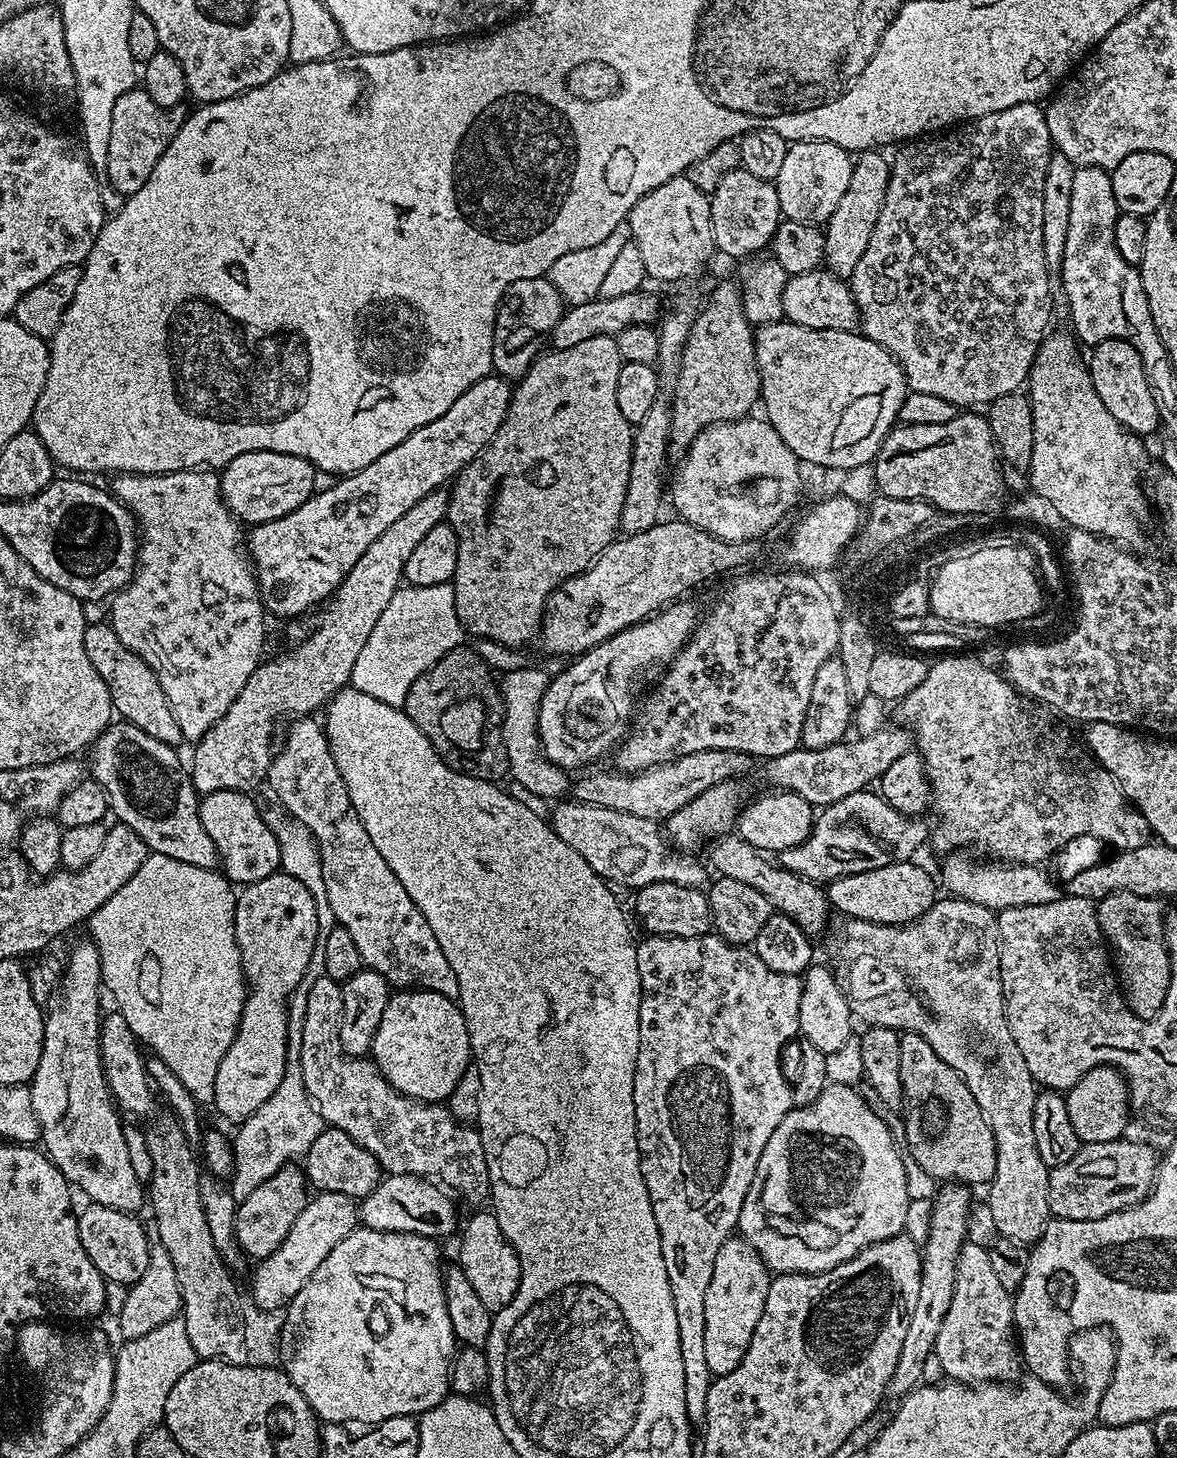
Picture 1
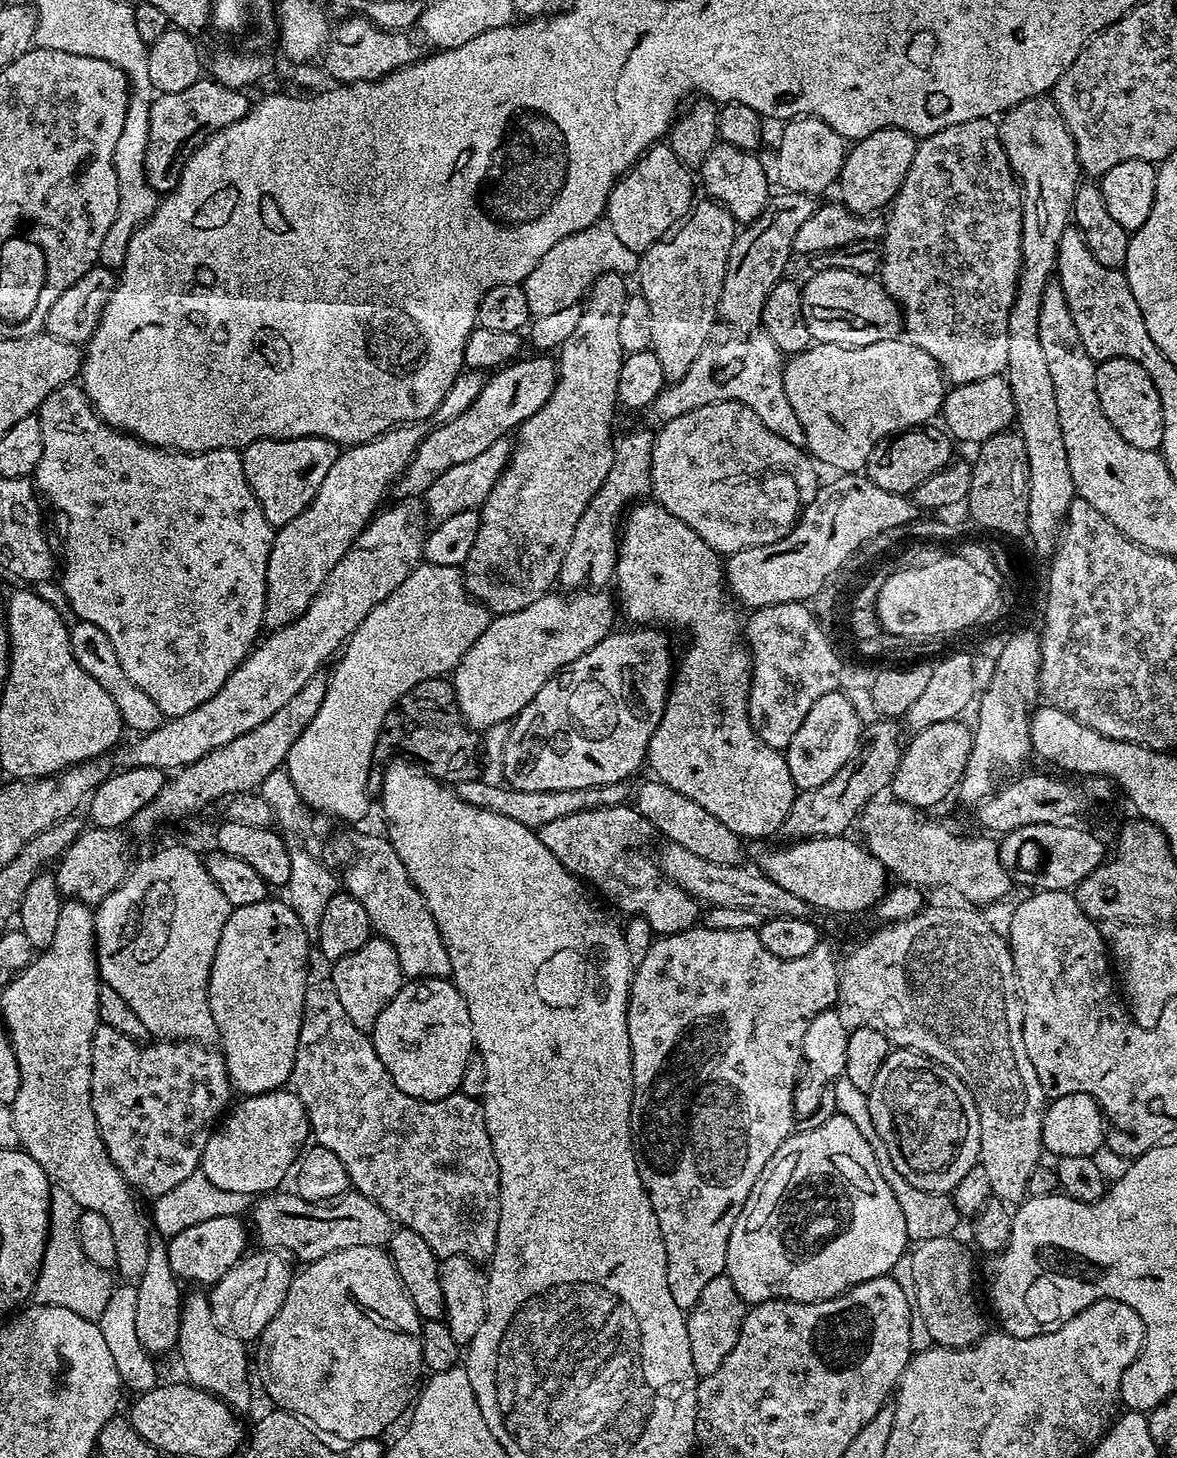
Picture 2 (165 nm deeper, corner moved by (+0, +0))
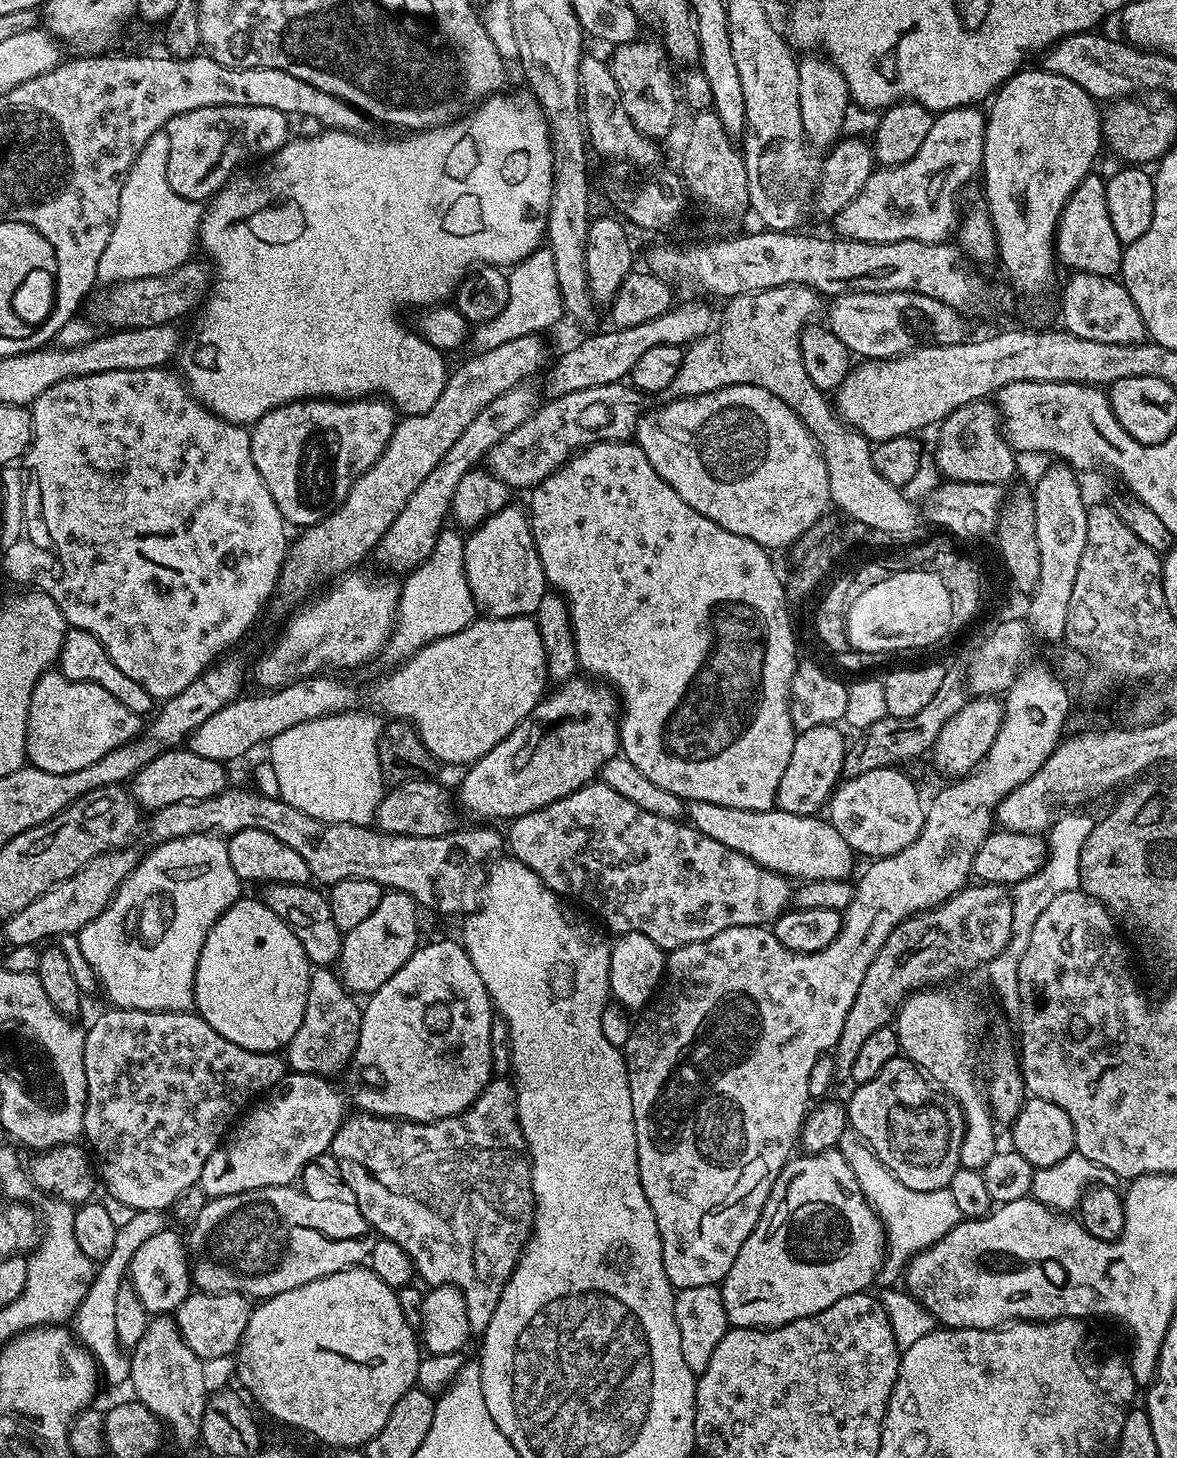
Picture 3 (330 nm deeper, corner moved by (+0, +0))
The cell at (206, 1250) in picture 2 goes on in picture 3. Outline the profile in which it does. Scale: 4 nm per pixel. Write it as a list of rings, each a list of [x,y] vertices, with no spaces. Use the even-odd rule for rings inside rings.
[[[171,1230],[154,1234],[147,1242],[142,1242],[138,1250],[134,1250],[134,1258],[126,1273],[132,1289],[138,1294],[138,1302],[150,1314],[172,1314],[176,1308],[193,1291],[192,1266],[186,1240]]]

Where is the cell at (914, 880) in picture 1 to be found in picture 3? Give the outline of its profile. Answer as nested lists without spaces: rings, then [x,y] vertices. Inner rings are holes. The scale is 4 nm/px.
[[[691,801],[686,808],[686,820],[702,834],[746,854],[758,866],[787,876],[796,882],[836,879],[848,880],[852,875],[852,848],[846,844],[827,819],[819,815],[799,816],[773,810],[751,812],[734,810],[734,806],[714,806],[714,802]]]

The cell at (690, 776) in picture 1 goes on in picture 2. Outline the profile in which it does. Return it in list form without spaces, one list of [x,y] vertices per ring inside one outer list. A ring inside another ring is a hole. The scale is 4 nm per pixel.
[[[477,778],[455,785],[454,791],[456,796],[462,798],[467,804],[498,814],[506,814],[506,818],[514,818],[514,822],[522,822],[522,826],[538,830],[542,826],[546,826],[546,822],[555,822],[558,818],[566,818],[566,814],[578,814],[582,810],[623,804],[630,796],[628,787],[627,783],[623,783],[590,786],[582,790],[518,790],[509,788],[503,783],[491,785],[483,778]]]

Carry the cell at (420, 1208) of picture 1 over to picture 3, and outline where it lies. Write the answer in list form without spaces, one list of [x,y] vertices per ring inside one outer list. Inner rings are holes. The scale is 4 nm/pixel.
[[[281,1186],[278,1188],[259,1188],[258,1190],[246,1190],[242,1194],[230,1194],[229,1196],[218,1196],[207,1201],[208,1205],[196,1216],[192,1229],[186,1232],[186,1247],[192,1266],[192,1283],[201,1292],[238,1292],[241,1296],[255,1298],[263,1302],[269,1296],[277,1296],[286,1290],[294,1290],[298,1286],[306,1286],[306,1282],[314,1282],[323,1276],[338,1274],[347,1268],[363,1265],[372,1248],[377,1242],[374,1229],[369,1224],[359,1206],[351,1199],[348,1200],[319,1200],[316,1196],[307,1196],[299,1192],[296,1186]]]

